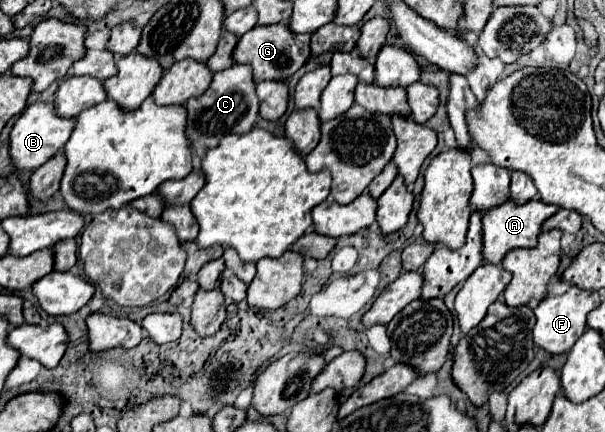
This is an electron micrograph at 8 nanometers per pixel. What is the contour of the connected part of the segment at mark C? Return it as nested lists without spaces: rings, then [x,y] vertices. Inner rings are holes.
[[[234,63],[232,67],[214,73],[210,87],[200,97],[192,97],[186,103],[186,111],[188,111],[186,137],[190,143],[216,147],[222,135],[248,133],[258,117],[258,97],[256,97],[256,85],[252,79],[252,69],[248,65]]]

